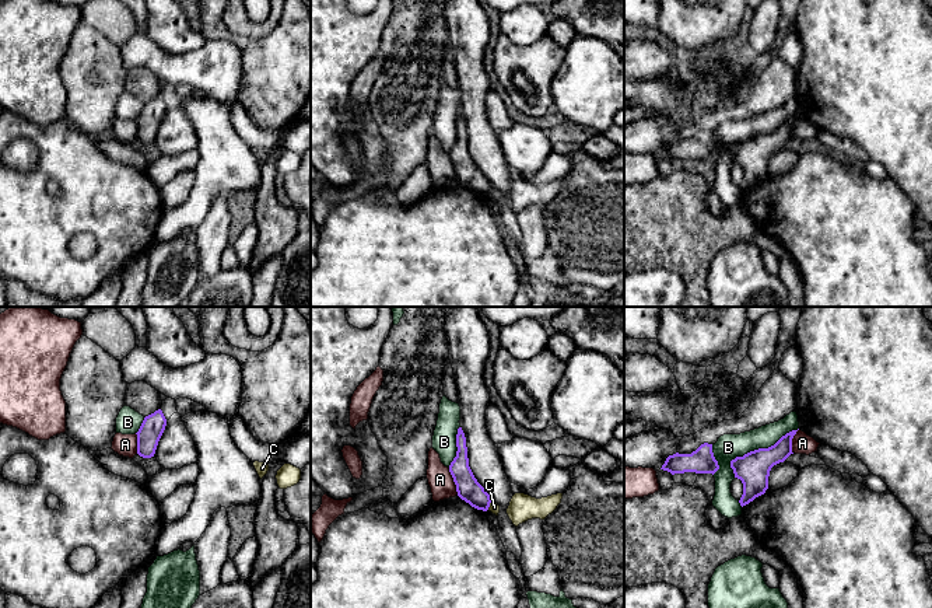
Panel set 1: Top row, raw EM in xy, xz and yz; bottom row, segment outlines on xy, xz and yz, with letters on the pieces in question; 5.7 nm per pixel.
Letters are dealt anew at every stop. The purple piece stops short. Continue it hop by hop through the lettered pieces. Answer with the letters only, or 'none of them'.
none of them

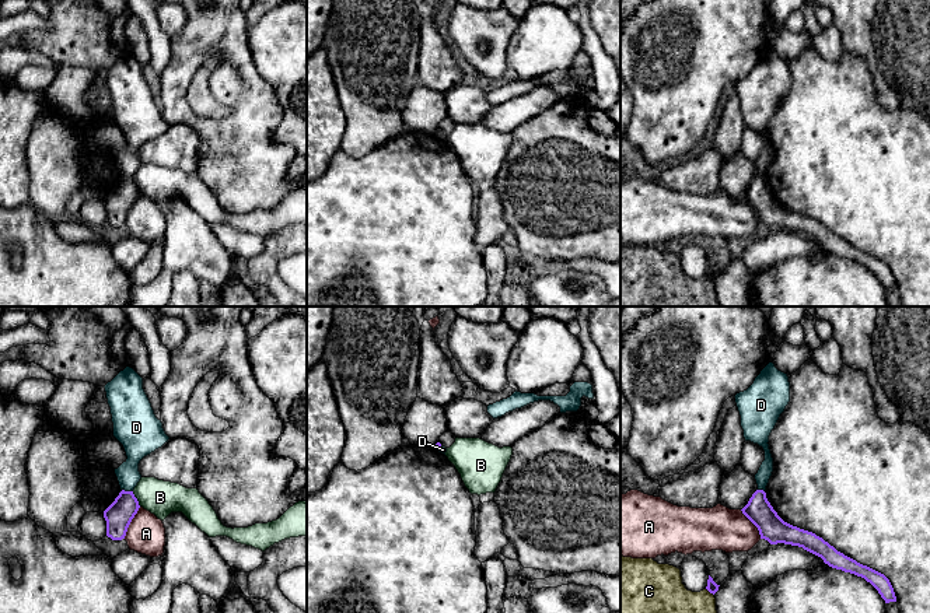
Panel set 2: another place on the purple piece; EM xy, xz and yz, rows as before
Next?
none of them

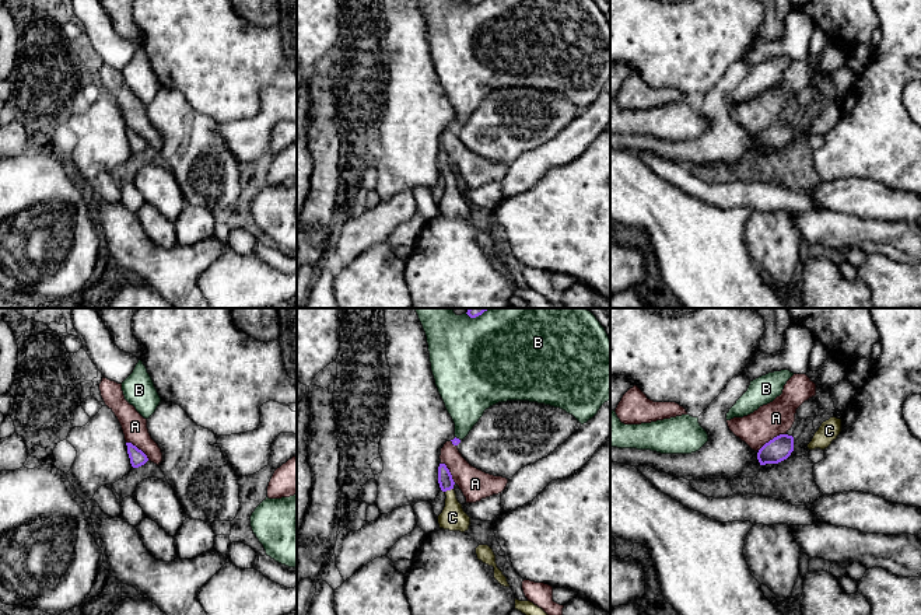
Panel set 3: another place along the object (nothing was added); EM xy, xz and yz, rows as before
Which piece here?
C

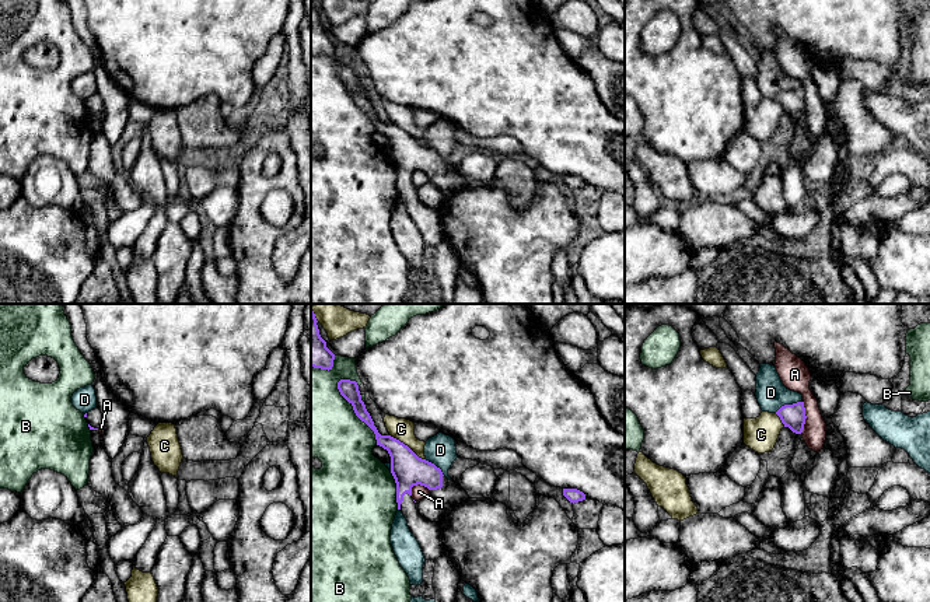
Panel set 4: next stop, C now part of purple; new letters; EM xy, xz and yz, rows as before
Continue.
none of them

